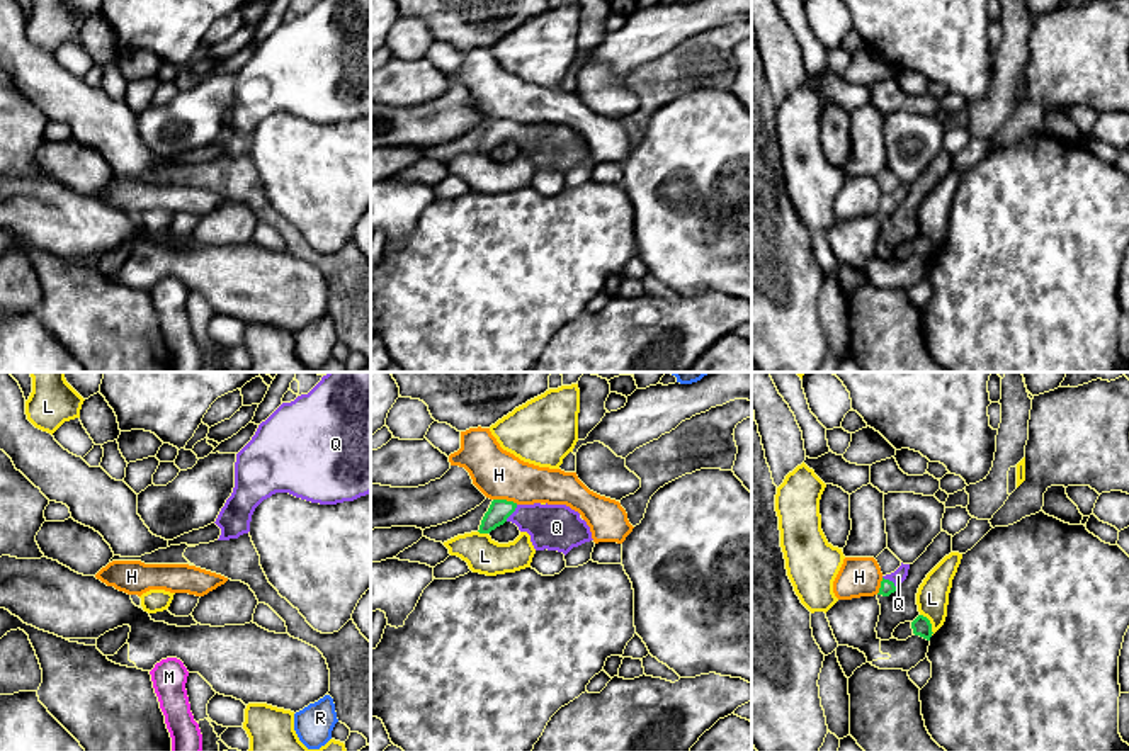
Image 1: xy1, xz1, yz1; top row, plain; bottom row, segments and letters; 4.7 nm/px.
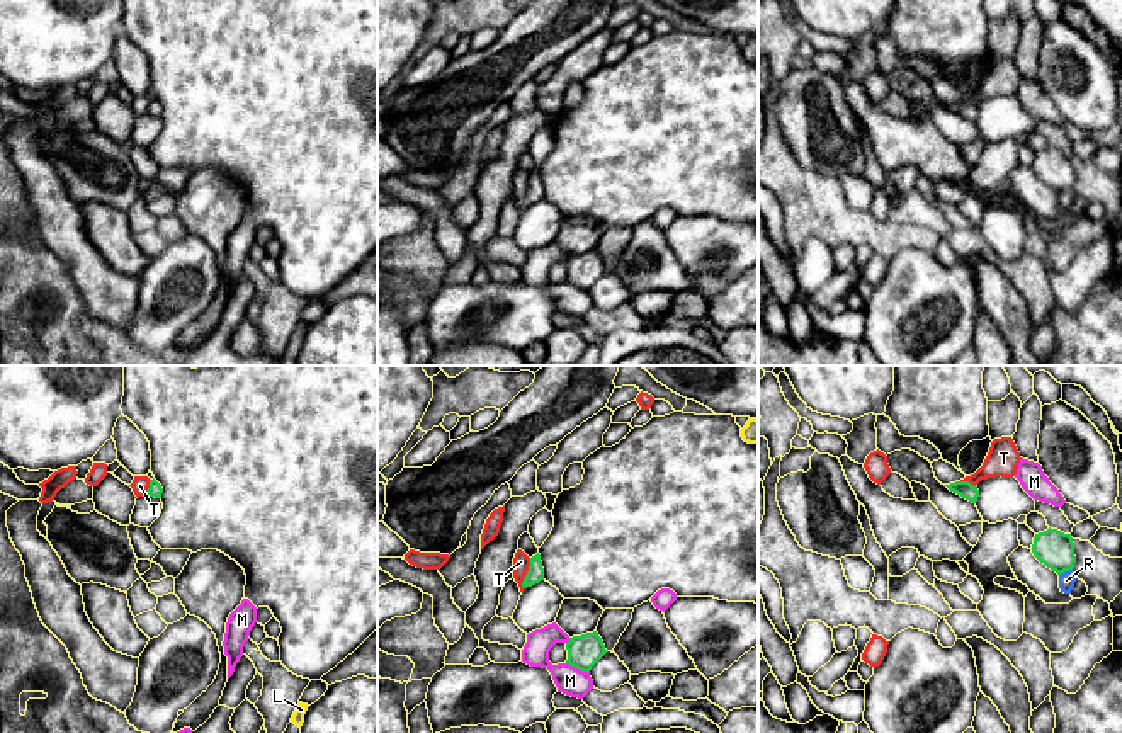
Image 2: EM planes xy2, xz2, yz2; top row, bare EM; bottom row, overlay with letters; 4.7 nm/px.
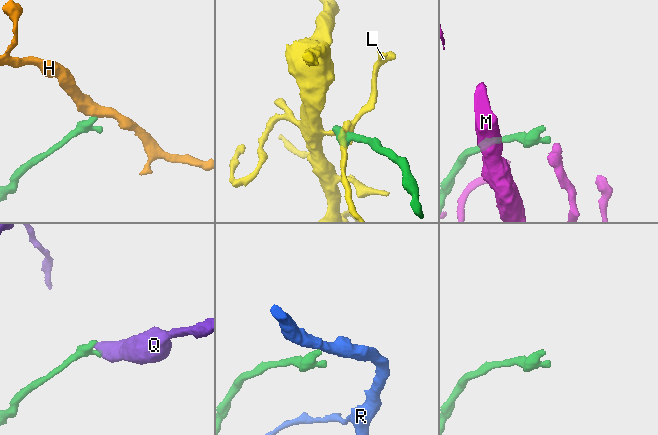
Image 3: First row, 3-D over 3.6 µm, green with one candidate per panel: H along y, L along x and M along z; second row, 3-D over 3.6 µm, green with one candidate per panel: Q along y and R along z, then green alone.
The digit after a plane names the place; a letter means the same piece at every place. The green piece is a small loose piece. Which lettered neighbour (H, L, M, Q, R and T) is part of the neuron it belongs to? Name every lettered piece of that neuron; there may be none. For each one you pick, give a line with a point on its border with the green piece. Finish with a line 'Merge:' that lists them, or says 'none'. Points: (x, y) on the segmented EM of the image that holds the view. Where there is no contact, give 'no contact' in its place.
Q: xz1 (512, 512)
Merge: Q

